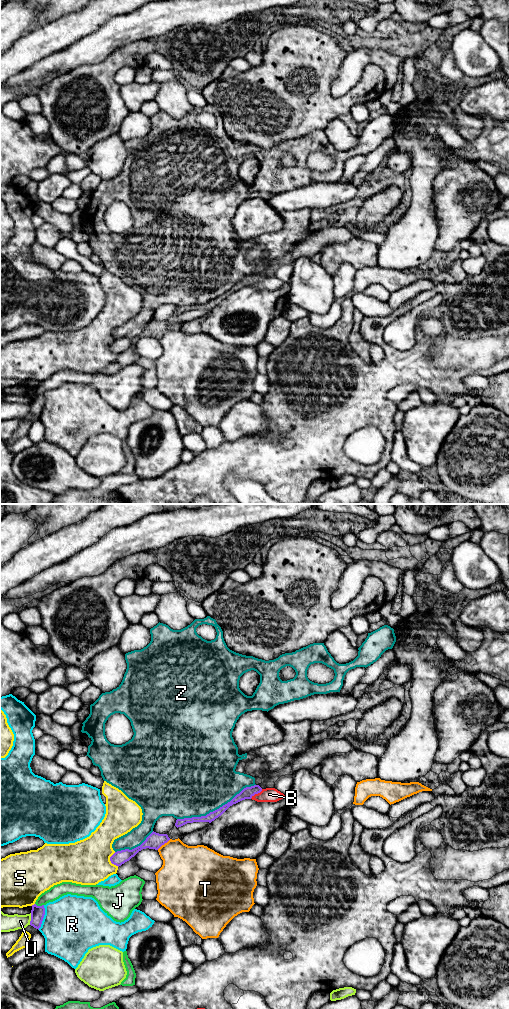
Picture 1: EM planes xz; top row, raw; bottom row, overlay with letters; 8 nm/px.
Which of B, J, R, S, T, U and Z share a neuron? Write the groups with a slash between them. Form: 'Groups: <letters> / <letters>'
Groups: B / J / R / S / T / U / Z

